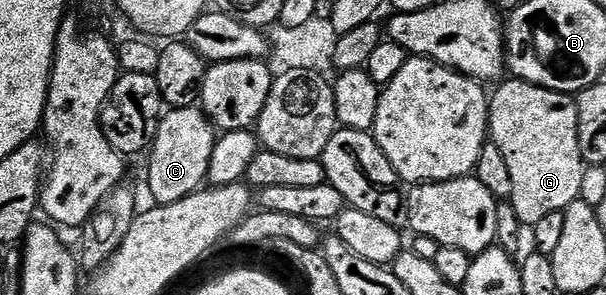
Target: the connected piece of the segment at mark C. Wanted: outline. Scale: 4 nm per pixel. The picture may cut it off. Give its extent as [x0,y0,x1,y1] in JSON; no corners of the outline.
[147,106,217,205]

